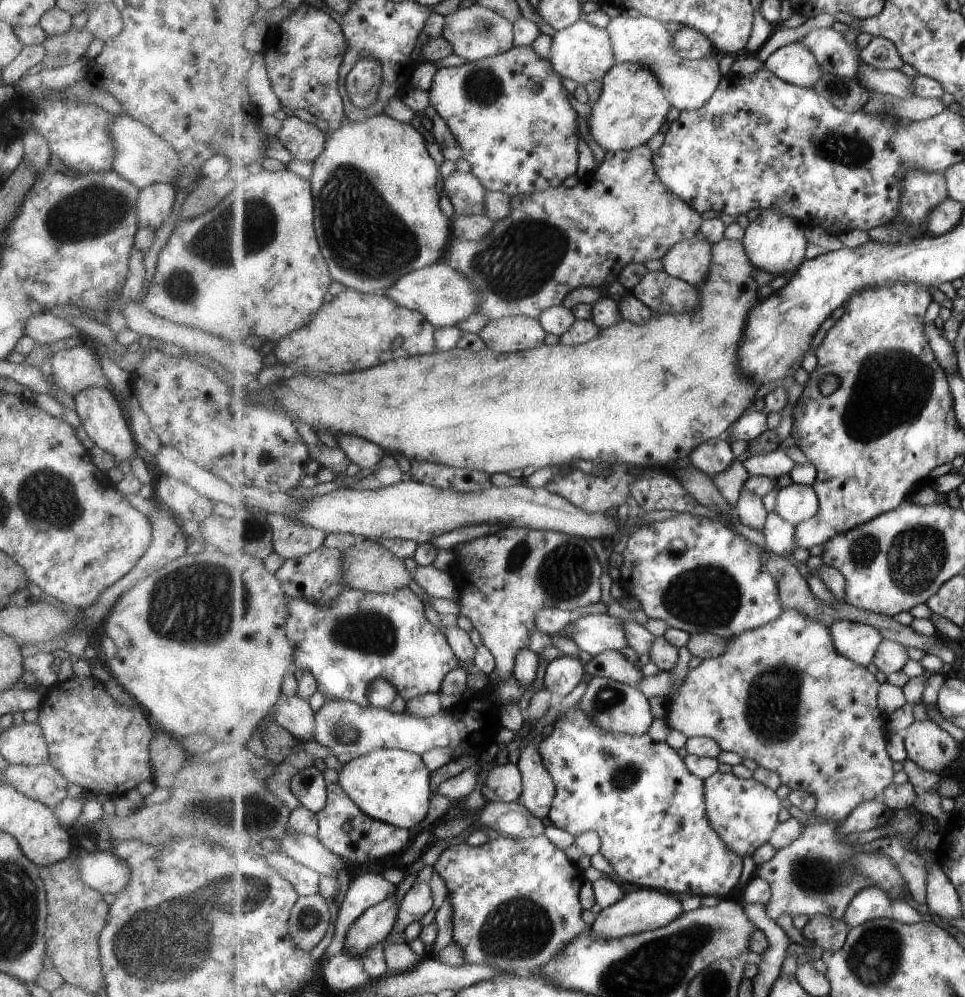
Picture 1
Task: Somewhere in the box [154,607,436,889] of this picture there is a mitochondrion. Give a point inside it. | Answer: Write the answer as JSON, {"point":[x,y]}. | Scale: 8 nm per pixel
{"point":[225,814]}

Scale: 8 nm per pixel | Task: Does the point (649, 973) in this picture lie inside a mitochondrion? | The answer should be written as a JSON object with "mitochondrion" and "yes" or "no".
{"mitochondrion":"yes"}

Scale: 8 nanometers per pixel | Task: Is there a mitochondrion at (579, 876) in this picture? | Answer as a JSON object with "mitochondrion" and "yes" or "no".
{"mitochondrion":"no"}

